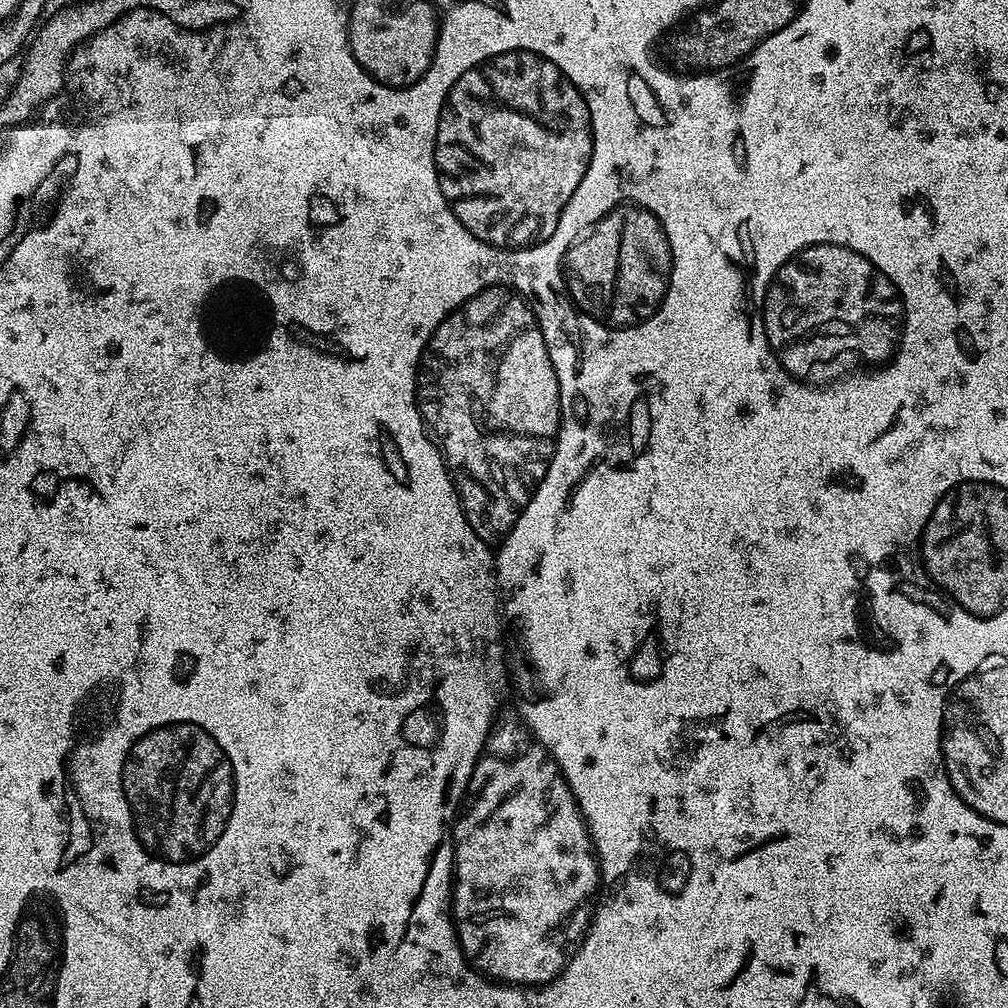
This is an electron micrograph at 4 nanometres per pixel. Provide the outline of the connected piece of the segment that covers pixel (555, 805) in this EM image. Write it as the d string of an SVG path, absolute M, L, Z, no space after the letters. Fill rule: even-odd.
M519 719L504 720L495 725L484 741L484 751L476 760L472 777L468 779L468 791L464 794L462 811L457 815L452 826L452 863L454 865L454 879L450 897L450 915L452 923L456 925L456 937L468 963L483 974L487 979L501 984L515 984L517 986L539 986L549 984L559 976L560 971L568 964L572 953L576 951L588 925L592 922L594 901L601 891L600 861L596 859L596 849L592 847L592 836L588 826L584 823L584 815L576 805L574 794L560 773L556 759L543 748L536 737L528 731ZM496 748L524 748L513 760L499 760Z

